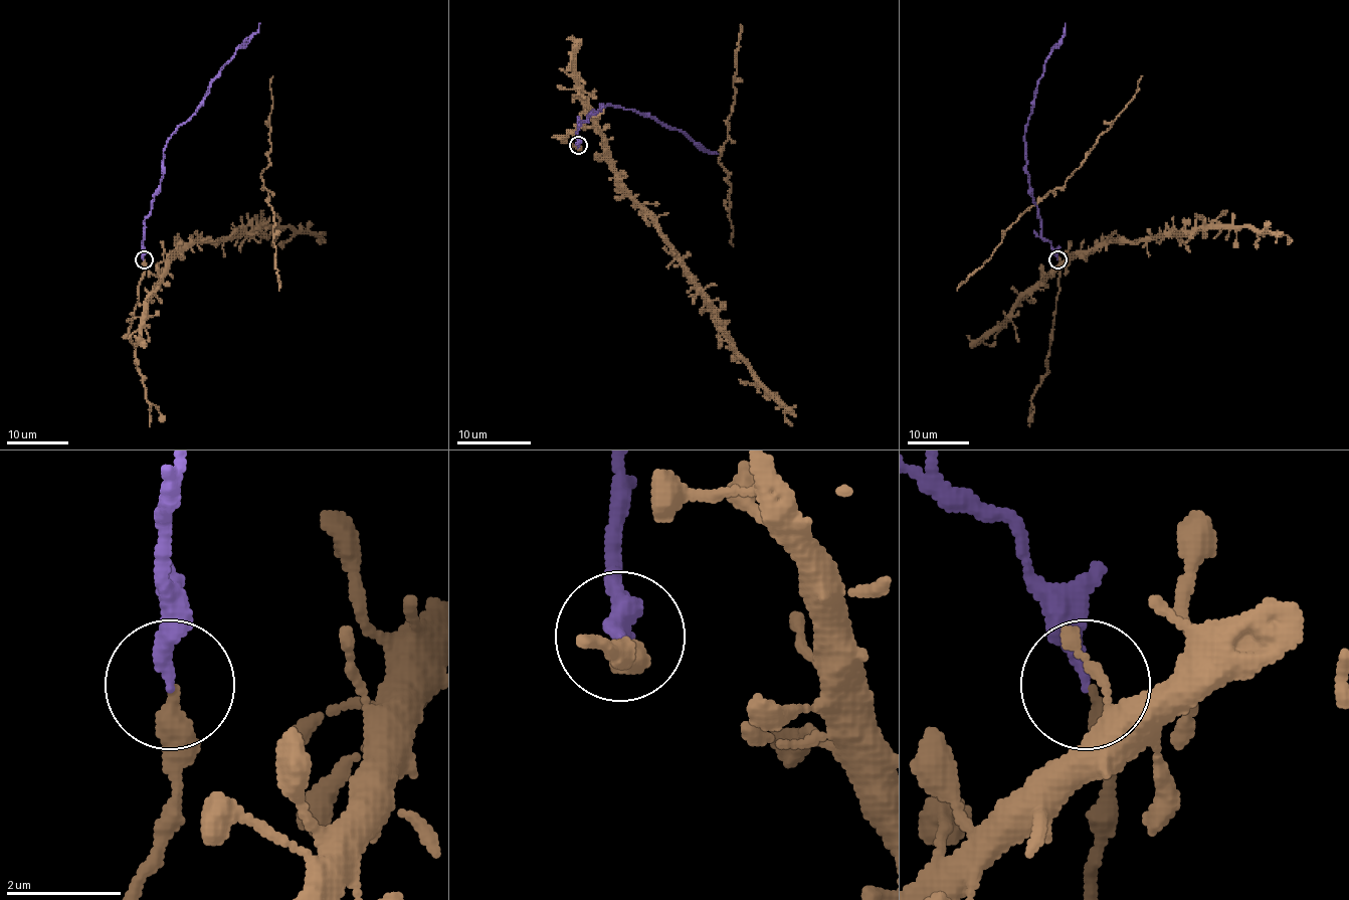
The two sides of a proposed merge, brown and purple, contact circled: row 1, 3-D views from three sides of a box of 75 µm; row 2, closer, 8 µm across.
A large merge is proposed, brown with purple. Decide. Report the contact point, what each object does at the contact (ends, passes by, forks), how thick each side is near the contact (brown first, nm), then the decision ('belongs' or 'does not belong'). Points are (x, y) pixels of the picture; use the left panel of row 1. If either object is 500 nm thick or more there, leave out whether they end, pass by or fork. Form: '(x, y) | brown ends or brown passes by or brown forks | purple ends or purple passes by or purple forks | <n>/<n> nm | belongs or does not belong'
(144, 259) | brown ends | purple ends | 400/280 nm | belongs

